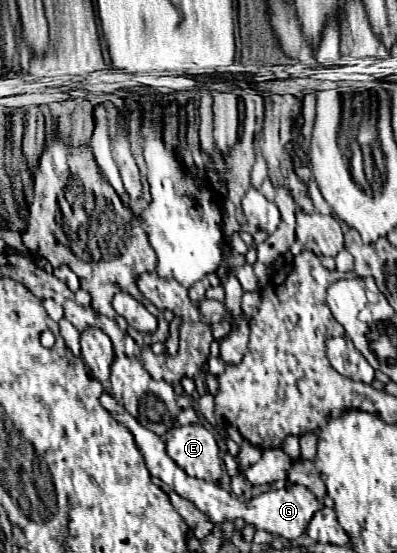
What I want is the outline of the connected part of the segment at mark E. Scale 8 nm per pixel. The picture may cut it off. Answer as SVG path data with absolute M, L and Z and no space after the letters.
M187 424L171 428L165 434L167 454L173 462L183 468L189 476L207 482L217 482L221 478L221 456L213 434L201 424Z

